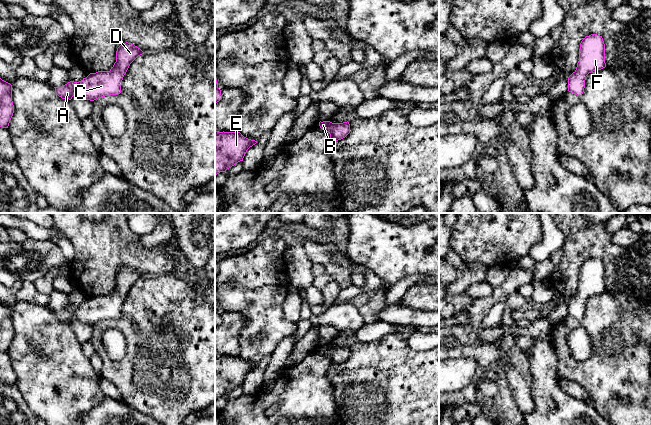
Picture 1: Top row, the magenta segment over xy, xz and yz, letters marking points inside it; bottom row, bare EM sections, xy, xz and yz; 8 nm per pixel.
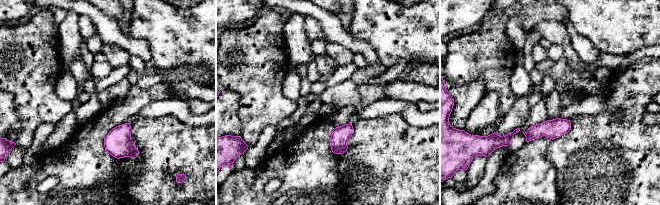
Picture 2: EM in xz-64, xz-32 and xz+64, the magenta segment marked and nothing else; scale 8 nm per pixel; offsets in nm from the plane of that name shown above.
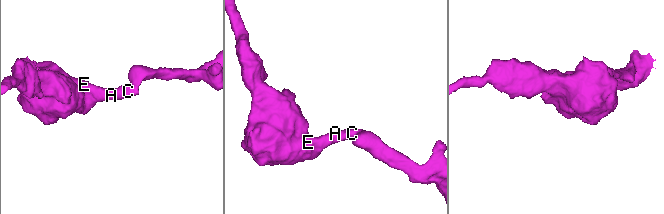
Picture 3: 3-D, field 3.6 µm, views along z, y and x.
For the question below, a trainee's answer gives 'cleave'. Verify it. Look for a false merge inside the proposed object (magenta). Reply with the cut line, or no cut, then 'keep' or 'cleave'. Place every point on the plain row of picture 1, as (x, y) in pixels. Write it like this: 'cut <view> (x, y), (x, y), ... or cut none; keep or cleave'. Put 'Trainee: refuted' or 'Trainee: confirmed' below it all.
cut none; keep
Trainee: refuted

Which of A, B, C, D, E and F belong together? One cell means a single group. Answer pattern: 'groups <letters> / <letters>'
groups A B C D E F

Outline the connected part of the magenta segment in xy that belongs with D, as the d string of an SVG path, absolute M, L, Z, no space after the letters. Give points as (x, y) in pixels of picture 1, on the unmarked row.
M132 267L121 268L116 275L116 286L109 295L90 297L79 306L70 305L61 311L54 311L62 323L71 324L73 320L94 325L98 322L118 319L124 299L130 288L144 276Z

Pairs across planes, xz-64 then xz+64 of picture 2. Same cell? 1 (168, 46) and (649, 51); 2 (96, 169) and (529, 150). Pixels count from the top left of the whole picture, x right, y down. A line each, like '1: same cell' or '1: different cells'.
1: different cells
2: same cell

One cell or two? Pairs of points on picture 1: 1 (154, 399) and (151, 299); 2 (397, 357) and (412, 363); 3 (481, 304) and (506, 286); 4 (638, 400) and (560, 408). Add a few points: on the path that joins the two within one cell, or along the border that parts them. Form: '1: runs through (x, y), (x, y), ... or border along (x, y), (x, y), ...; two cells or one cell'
1: runs through (128, 384), (133, 343), (143, 333), (140, 326); one cell
2: runs through (401, 361), (408, 363); one cell
3: runs through (487, 303), (500, 292); one cell
4: border along (589, 402), (600, 414); two cells

